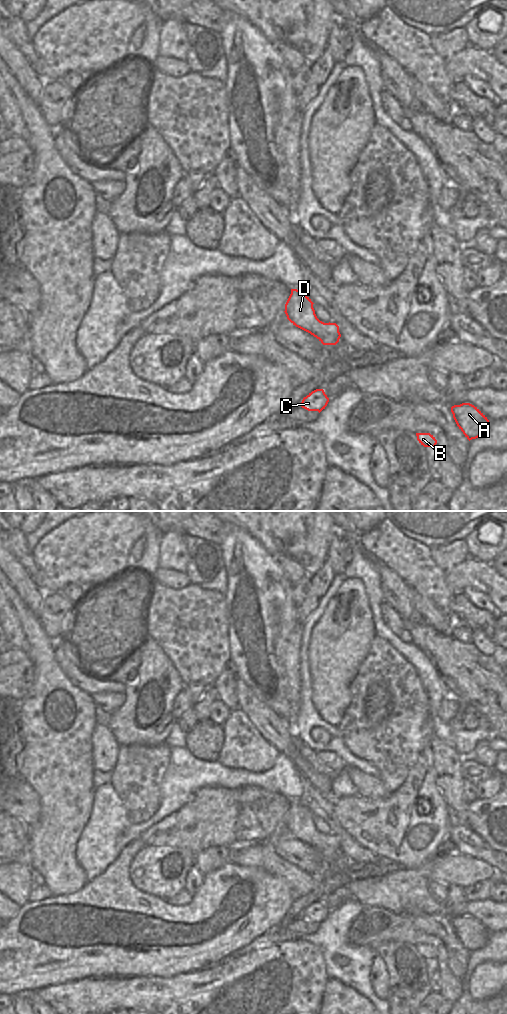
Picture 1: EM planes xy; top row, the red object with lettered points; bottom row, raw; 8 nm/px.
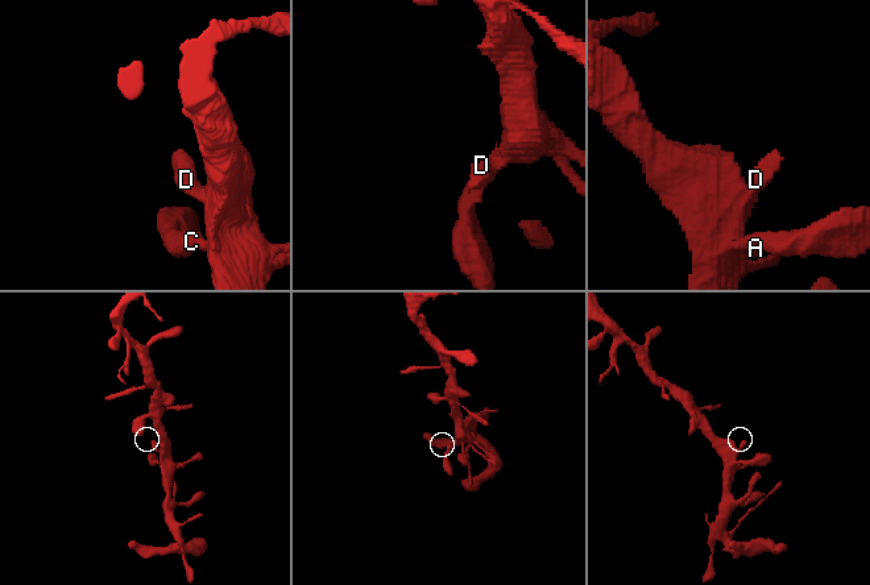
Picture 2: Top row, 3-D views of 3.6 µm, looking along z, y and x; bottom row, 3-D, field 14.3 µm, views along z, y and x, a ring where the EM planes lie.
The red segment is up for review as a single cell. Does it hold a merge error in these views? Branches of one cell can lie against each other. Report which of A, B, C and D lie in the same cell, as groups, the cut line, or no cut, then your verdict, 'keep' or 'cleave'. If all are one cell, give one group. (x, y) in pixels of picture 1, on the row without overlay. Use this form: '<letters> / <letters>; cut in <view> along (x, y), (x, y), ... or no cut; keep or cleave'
A B C D; no cut; keep

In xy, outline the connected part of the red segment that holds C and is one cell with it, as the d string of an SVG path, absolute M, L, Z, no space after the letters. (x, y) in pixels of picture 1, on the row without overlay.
M316 901L303 910L301 919L308 923L318 923L319 925L325 921L329 914L329 910L323 901Z

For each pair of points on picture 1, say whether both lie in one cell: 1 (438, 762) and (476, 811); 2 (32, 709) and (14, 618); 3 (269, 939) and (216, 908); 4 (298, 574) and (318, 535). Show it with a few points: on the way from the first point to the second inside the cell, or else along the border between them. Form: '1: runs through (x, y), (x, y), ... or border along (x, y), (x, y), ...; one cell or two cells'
1: border along (469, 803), (465, 812), (464, 822); two cells
2: runs through (42, 686), (42, 652), (32, 639); one cell
3: border along (277, 927), (254, 938), (242, 947); two cells
4: border along (281, 556), (293, 559), (307, 574); two cells

